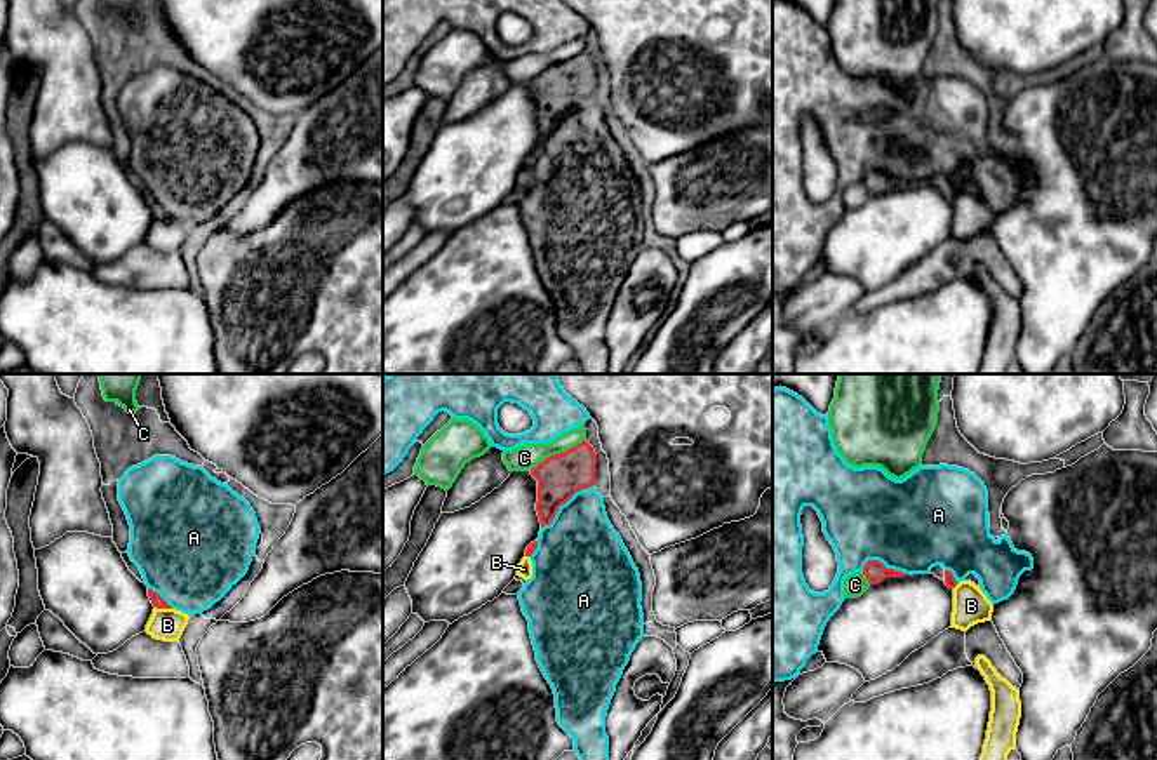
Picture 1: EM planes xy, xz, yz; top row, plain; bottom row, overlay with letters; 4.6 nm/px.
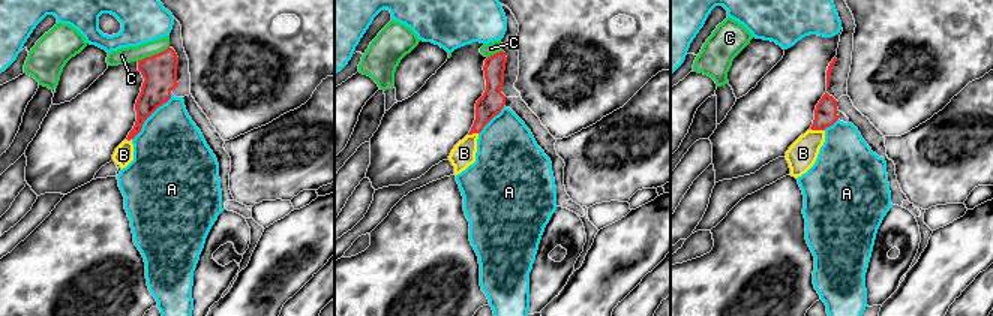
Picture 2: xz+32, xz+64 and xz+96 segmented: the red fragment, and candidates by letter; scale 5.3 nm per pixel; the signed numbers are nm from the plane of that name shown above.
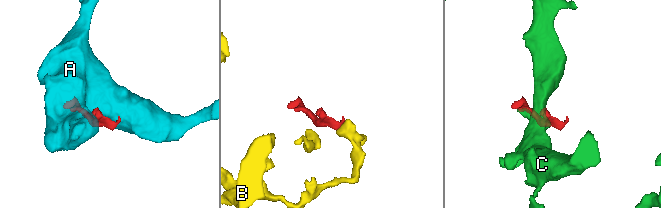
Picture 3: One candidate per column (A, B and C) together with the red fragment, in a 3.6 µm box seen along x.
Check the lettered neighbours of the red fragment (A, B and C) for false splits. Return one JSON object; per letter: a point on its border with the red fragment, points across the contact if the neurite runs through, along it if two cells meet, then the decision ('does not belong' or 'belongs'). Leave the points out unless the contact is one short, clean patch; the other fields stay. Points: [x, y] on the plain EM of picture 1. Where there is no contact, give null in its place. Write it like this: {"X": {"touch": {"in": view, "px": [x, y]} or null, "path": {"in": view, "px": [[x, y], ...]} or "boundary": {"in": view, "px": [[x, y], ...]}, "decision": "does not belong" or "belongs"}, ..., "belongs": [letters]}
{"A": {"touch": {"in": "xz", "px": [564, 113]}, "decision": "does not belong"}, "B": {"touch": {"in": "xy", "px": [164, 218]}, "boundary": {"in": "xy", "px": [[155, 216], [171, 220]]}, "decision": "does not belong"}, "C": {"touch": {"in": "xz", "px": [557, 65]}, "decision": "does not belong"}, "belongs": []}

